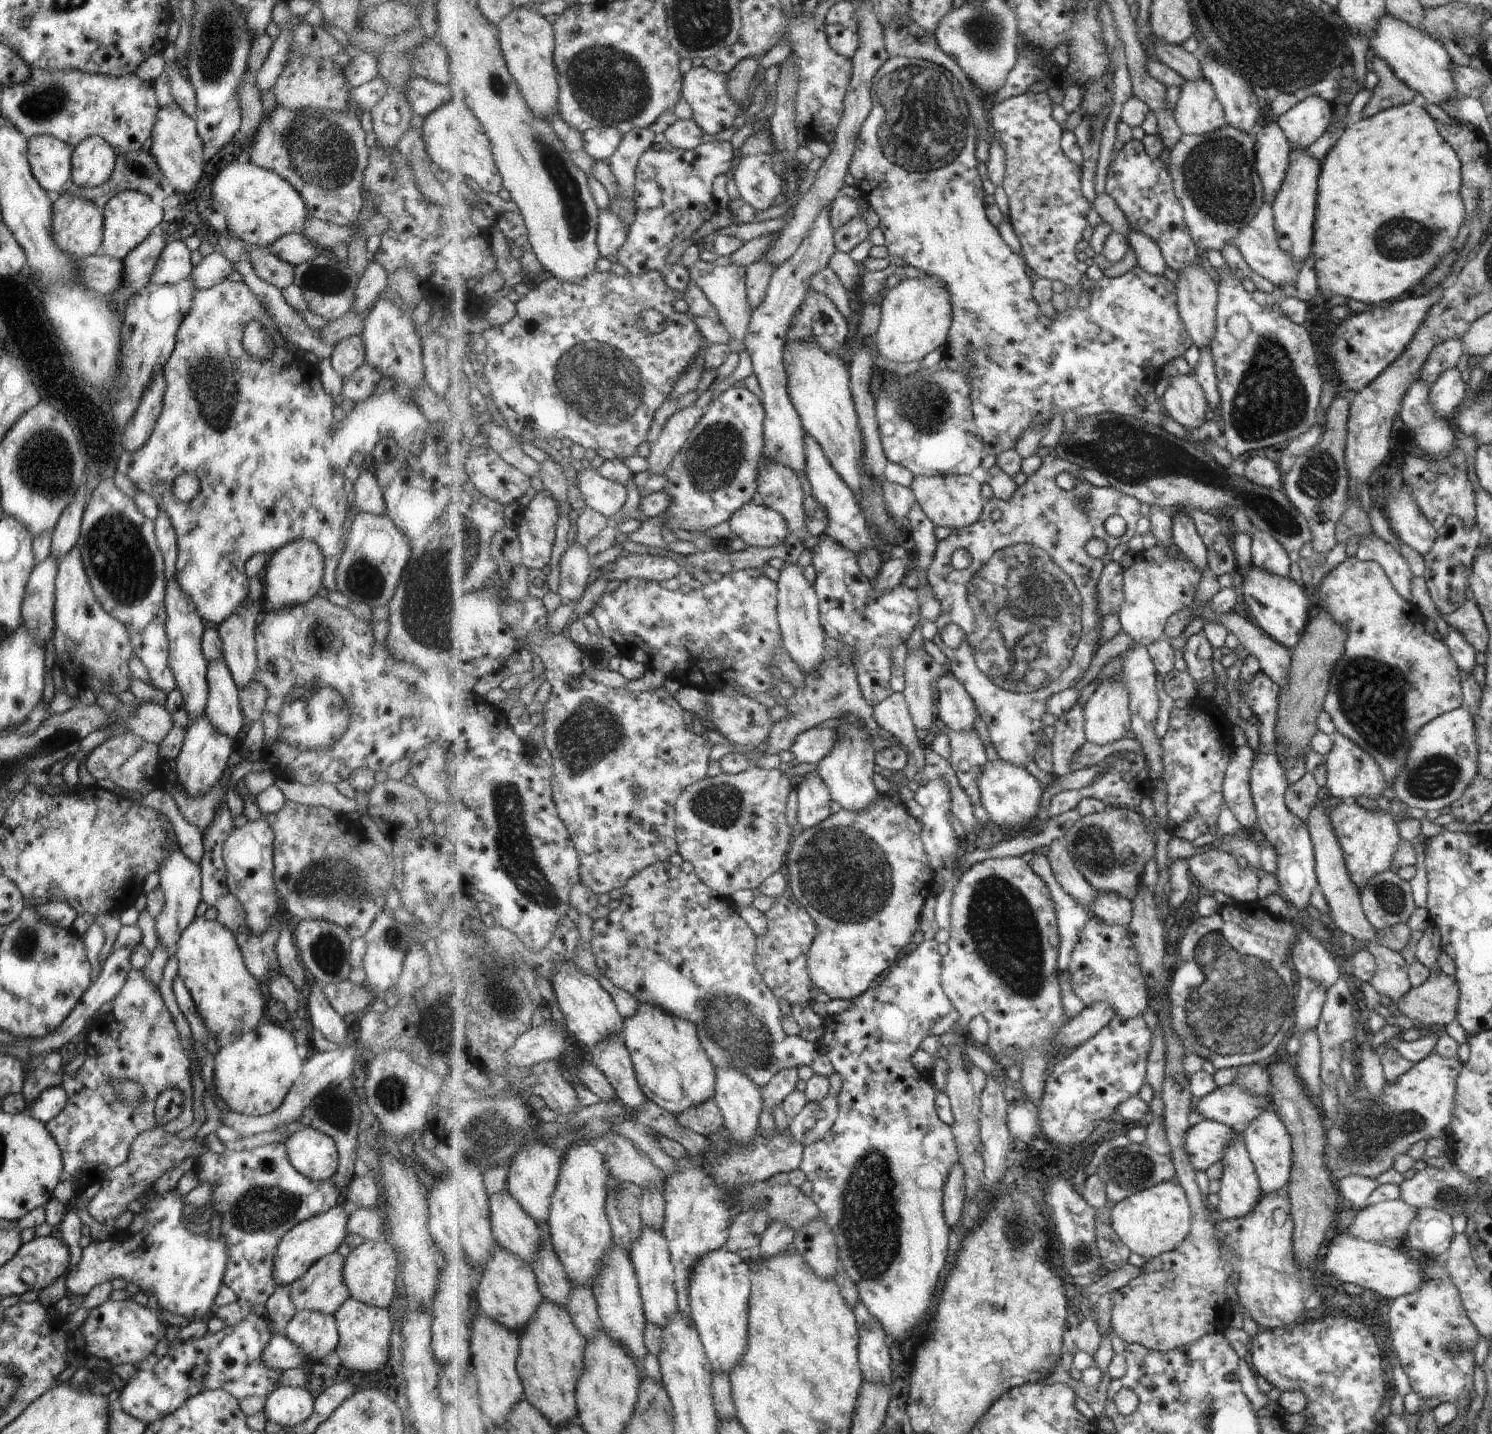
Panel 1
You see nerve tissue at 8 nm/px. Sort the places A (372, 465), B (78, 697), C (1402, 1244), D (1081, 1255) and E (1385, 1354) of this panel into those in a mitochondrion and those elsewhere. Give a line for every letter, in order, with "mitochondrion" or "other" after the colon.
A: other
B: other
C: other
D: mitochondrion
E: other

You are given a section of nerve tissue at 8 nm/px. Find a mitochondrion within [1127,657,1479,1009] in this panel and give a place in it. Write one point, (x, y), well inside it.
(1434, 778)

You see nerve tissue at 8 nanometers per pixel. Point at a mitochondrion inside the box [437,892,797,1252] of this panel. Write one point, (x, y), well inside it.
(736, 1029)

